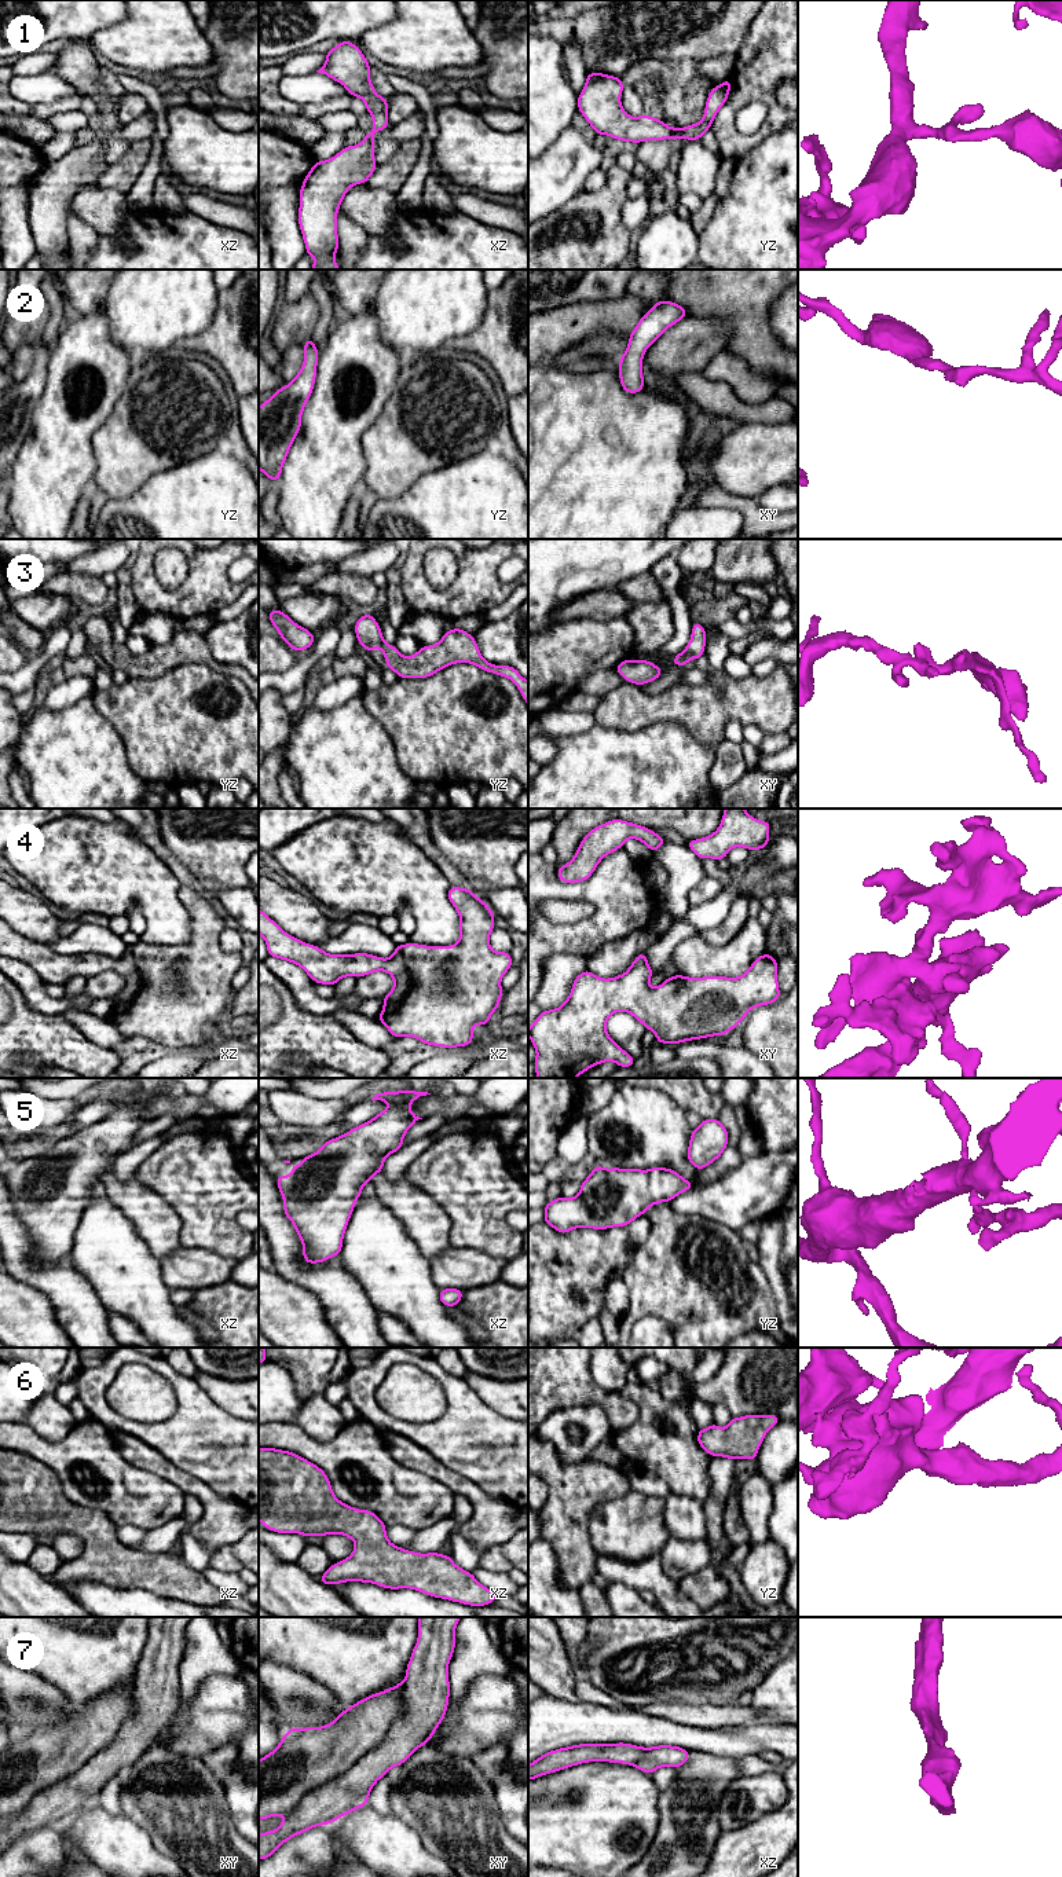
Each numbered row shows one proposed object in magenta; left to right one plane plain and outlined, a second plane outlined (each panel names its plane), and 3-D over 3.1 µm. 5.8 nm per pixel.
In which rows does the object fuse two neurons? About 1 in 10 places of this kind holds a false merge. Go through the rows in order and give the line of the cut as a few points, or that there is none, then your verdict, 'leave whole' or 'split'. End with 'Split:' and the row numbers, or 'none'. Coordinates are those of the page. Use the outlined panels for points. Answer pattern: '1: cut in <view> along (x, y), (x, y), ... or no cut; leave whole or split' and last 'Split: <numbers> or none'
1: no cut; leave whole
2: no cut; leave whole
3: no cut; leave whole
4: no cut; leave whole
5: no cut; leave whole
6: no cut; leave whole
7: no cut; leave whole
Split: none

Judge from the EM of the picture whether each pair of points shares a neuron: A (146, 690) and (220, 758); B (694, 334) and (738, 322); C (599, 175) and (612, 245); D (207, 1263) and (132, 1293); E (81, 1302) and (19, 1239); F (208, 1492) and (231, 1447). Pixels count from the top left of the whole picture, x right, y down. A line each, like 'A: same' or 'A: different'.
A: same
B: different
C: different
D: different
E: same
F: different

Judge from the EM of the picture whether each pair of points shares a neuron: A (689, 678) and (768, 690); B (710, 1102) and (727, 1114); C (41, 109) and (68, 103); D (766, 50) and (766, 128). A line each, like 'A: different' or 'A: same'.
A: different
B: different
C: same
D: same

